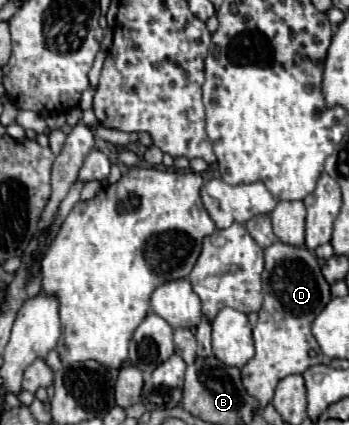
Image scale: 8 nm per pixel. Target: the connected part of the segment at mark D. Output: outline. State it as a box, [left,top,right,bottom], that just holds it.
[241,241,331,409]

